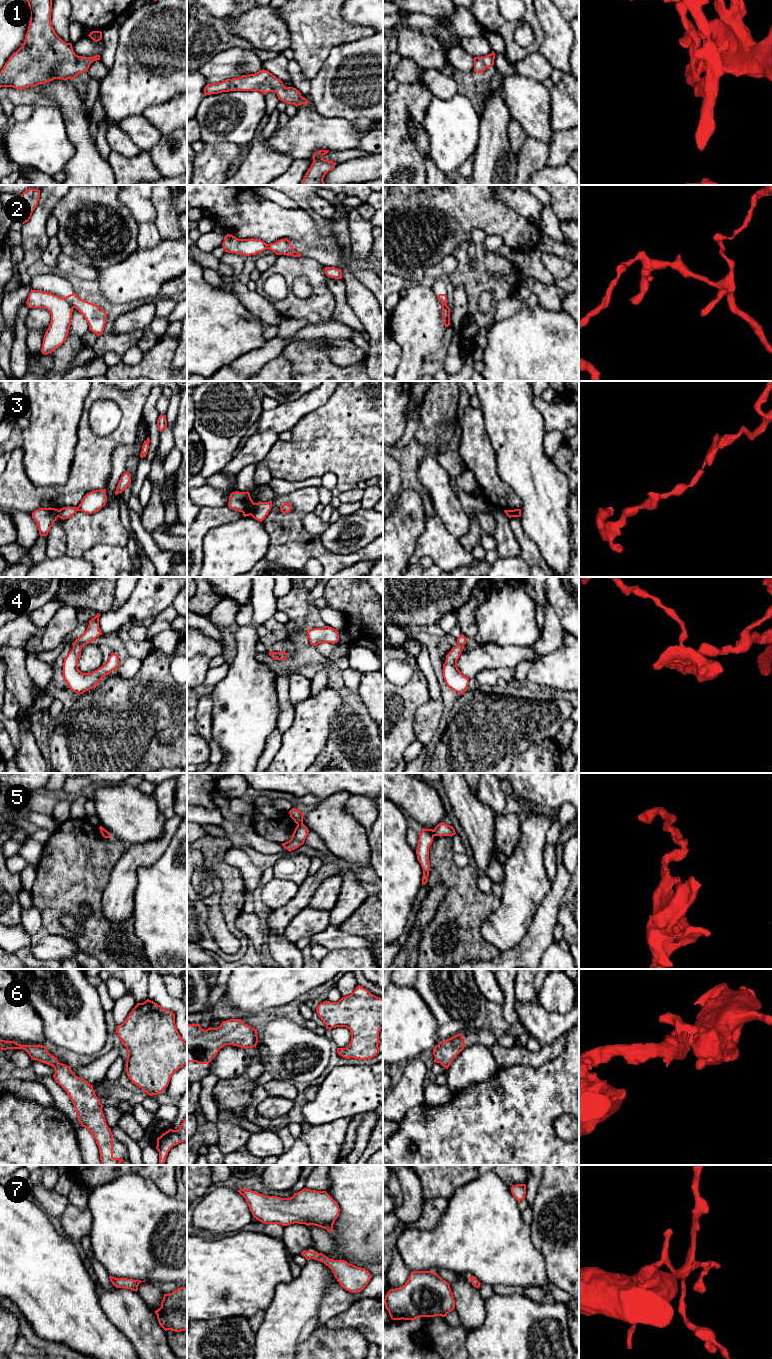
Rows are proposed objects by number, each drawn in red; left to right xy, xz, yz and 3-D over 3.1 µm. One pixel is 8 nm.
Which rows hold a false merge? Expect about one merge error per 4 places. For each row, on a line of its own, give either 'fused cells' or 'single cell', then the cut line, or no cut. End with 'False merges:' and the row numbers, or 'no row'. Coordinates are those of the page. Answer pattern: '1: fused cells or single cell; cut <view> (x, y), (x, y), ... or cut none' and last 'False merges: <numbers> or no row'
1: single cell; cut none
2: fused cells; cut xy (65, 297), (73, 307)
3: fused cells; cut xz (255, 503), (254, 510), (250, 514)
4: single cell; cut none
5: fused cells; cut xz (302, 822), (297, 824)
6: single cell; cut none
7: single cell; cut none
False merges: 2, 3, 5

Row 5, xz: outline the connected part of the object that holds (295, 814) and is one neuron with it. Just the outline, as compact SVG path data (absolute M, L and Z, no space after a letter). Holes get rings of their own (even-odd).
M292 808L289 811L290 817L294 820L296 824L302 824L303 823L303 817L304 813L302 813L300 810L296 808Z

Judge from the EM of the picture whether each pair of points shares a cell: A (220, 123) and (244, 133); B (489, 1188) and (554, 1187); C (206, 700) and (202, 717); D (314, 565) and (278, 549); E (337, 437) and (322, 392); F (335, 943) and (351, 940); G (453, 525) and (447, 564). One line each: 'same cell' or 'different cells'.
A: same cell
B: different cells
C: same cell
D: different cells
E: different cells
F: same cell
G: different cells

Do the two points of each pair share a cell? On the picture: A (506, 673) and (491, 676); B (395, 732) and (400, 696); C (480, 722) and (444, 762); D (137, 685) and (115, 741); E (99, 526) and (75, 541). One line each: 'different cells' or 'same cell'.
A: same cell
B: same cell
C: same cell
D: same cell
E: same cell

